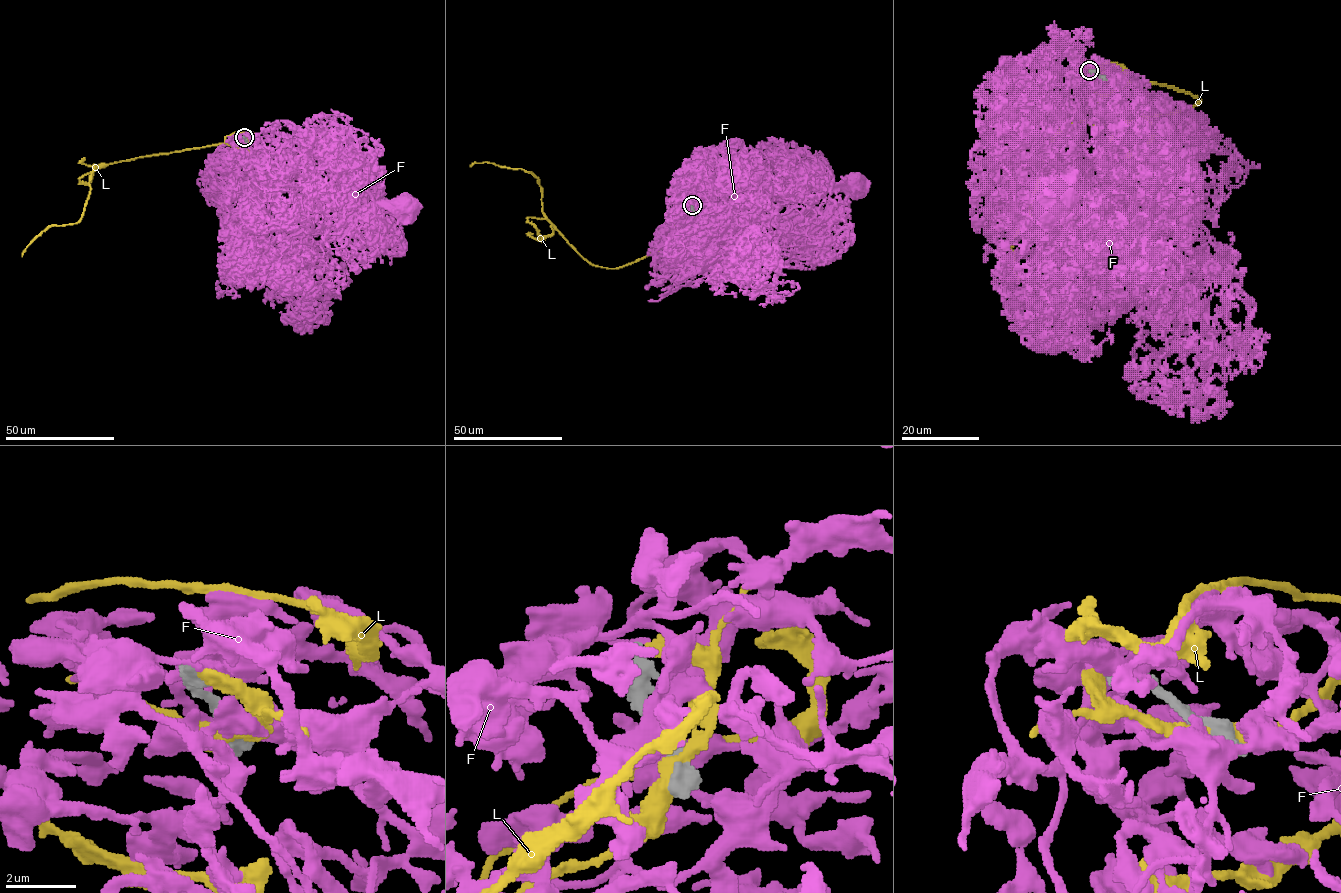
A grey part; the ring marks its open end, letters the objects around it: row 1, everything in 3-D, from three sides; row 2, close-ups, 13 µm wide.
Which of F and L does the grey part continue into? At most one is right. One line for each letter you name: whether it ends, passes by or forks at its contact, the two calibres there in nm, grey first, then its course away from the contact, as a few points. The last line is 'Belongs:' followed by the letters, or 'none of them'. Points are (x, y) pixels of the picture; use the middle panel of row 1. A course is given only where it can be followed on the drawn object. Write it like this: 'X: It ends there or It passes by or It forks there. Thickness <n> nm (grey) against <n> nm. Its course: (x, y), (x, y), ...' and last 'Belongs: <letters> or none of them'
Belongs: none of them

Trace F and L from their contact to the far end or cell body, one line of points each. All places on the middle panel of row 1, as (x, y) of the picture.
F: (692, 206), (703, 206), (696, 210), (715, 247), (776, 235), (831, 189), (853, 188)
L: (692, 206), (655, 251), (595, 266), (544, 215), (532, 173), (469, 165)

